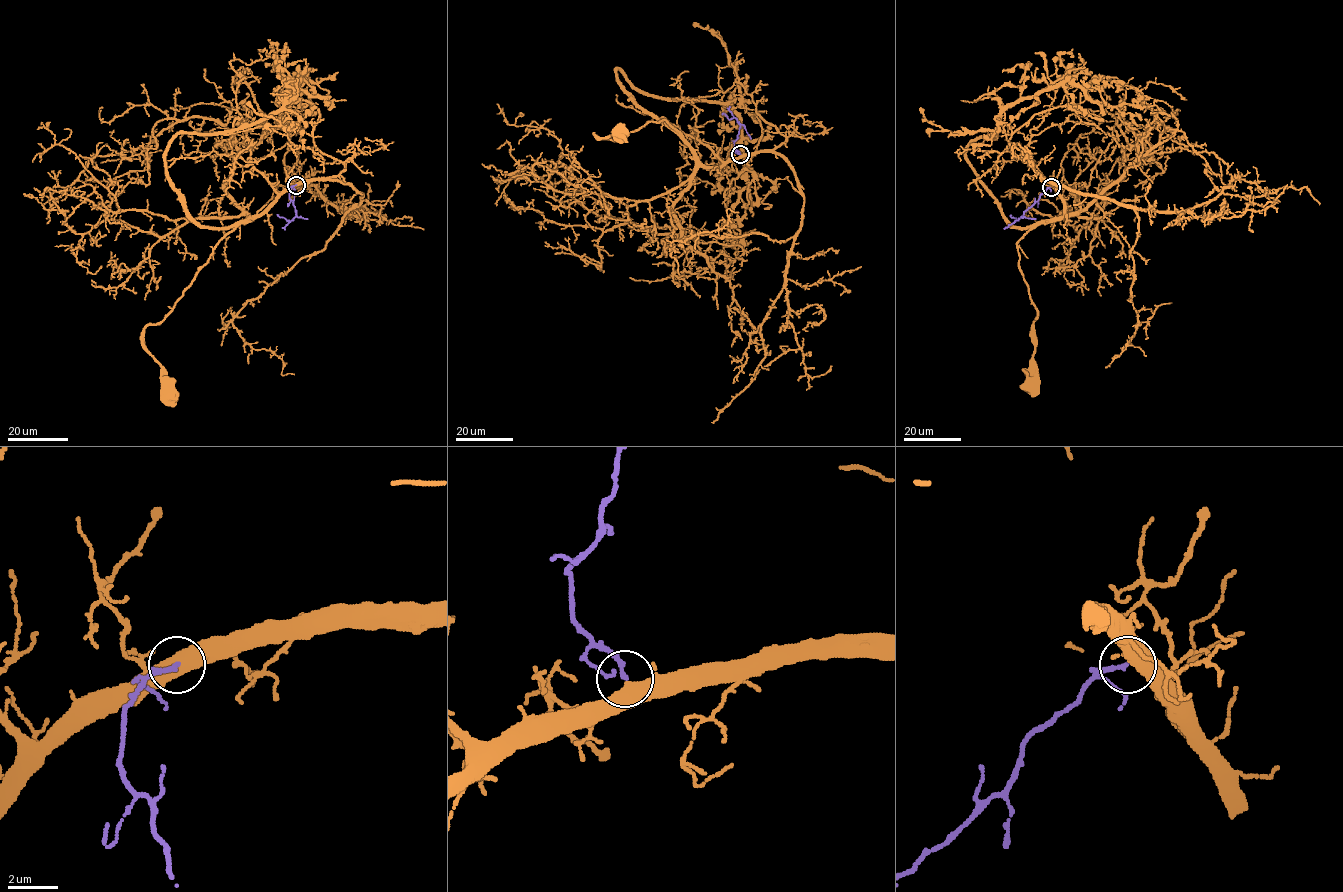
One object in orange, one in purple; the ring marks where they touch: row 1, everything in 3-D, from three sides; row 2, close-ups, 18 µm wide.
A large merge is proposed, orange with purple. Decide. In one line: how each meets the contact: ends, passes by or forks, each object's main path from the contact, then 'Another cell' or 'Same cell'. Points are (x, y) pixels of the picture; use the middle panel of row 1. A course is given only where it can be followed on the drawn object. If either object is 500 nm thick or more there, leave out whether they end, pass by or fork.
At the ring orange passes by. At the ring purple ends. Course of orange: (740, 155), (718, 166), (706, 167), (693, 148), (665, 120), (649, 121), (617, 140), (595, 137), (621, 133). Course of purple: (740, 154), (734, 147), (740, 123), (734, 117), (729, 119), (722, 114). Same cell

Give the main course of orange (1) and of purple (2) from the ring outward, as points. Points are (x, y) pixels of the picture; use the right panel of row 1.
1: (1052, 186), (1063, 203), (1064, 214), (1042, 221), (1017, 243), (1018, 268), (1037, 310), (1033, 386), (1030, 388)
2: (1051, 186), (1017, 221), (1014, 221), (1016, 218), (1011, 215)

